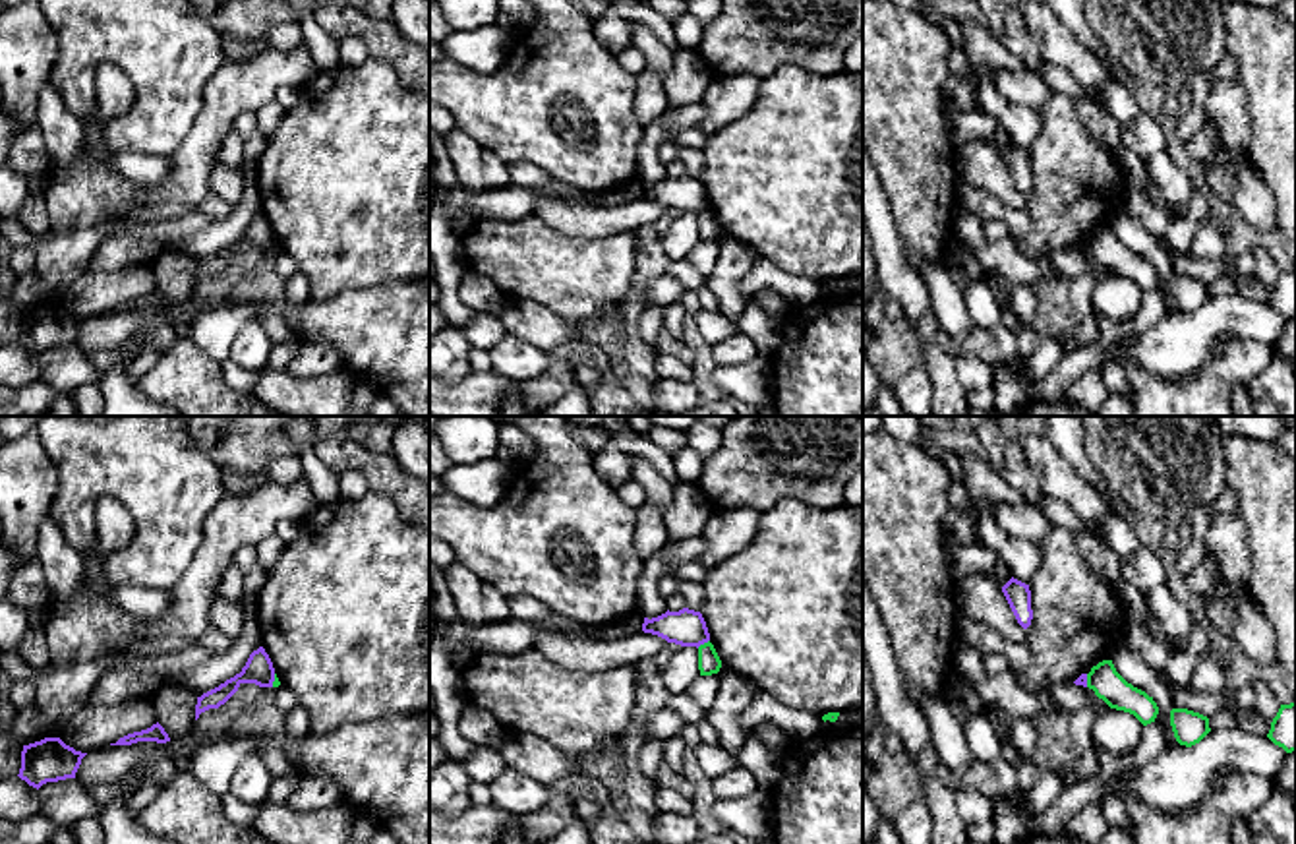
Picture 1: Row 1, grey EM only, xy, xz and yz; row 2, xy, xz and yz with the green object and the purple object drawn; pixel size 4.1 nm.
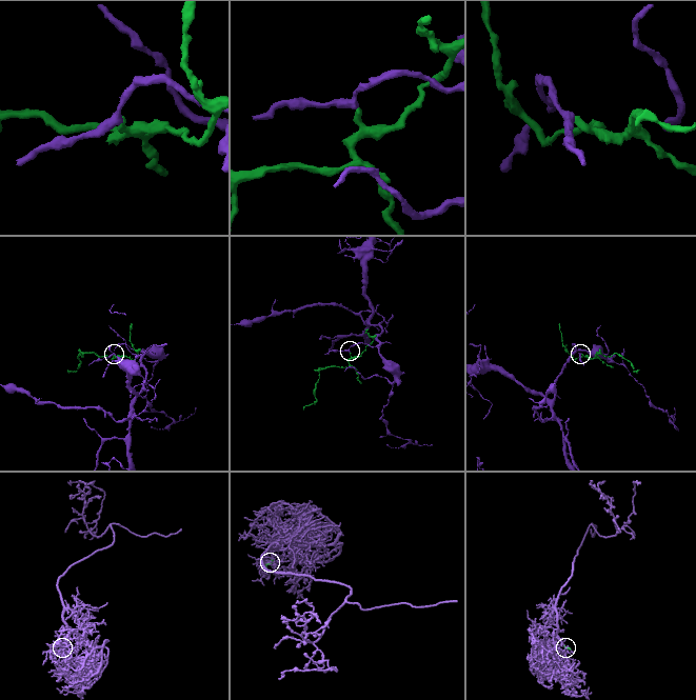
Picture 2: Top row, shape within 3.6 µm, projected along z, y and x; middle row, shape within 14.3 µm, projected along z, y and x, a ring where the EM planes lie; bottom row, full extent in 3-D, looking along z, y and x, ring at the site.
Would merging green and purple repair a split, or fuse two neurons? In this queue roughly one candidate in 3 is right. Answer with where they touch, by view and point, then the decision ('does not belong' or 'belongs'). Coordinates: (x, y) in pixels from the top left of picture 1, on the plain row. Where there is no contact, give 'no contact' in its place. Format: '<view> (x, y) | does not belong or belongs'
xz (705, 210) | does not belong

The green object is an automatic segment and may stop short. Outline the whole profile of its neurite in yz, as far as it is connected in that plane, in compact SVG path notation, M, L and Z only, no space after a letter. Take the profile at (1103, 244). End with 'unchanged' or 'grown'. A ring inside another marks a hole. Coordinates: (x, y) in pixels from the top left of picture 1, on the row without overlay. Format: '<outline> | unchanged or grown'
M1103 226L1087 240L1087 254L1110 275L1134 281L1143 292L1155 288L1159 273L1145 257L1128 250L1112 226Z | unchanged

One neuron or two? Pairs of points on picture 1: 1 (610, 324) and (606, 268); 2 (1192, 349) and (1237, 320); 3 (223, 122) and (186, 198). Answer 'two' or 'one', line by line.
1: two
2: one
3: one

